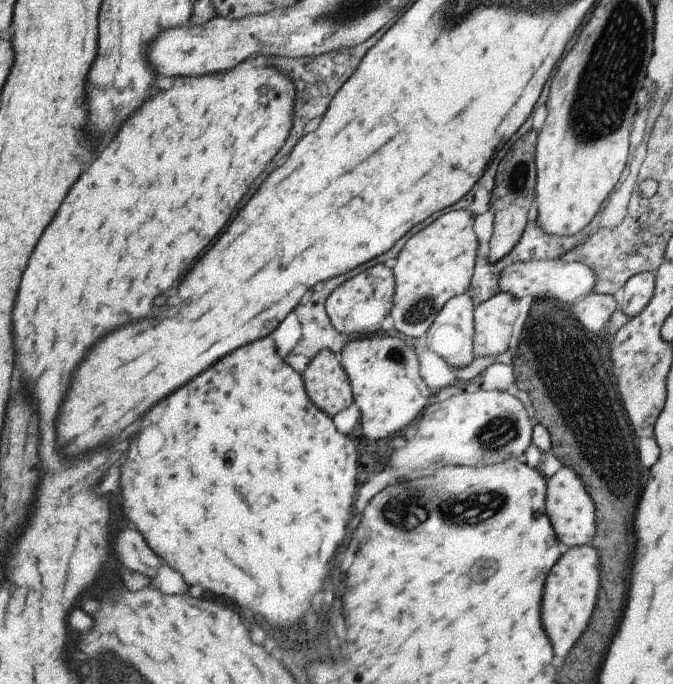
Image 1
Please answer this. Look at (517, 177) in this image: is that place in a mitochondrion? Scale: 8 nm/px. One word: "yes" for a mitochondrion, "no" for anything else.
yes

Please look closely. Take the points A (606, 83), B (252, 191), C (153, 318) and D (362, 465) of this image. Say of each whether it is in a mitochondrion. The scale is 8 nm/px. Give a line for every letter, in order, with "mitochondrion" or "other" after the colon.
A: mitochondrion
B: other
C: other
D: other

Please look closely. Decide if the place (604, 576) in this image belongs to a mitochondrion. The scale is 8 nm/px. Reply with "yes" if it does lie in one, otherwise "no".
yes

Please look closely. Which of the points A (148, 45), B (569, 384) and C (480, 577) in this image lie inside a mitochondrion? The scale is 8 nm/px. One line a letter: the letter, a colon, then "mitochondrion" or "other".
A: other
B: mitochondrion
C: mitochondrion

